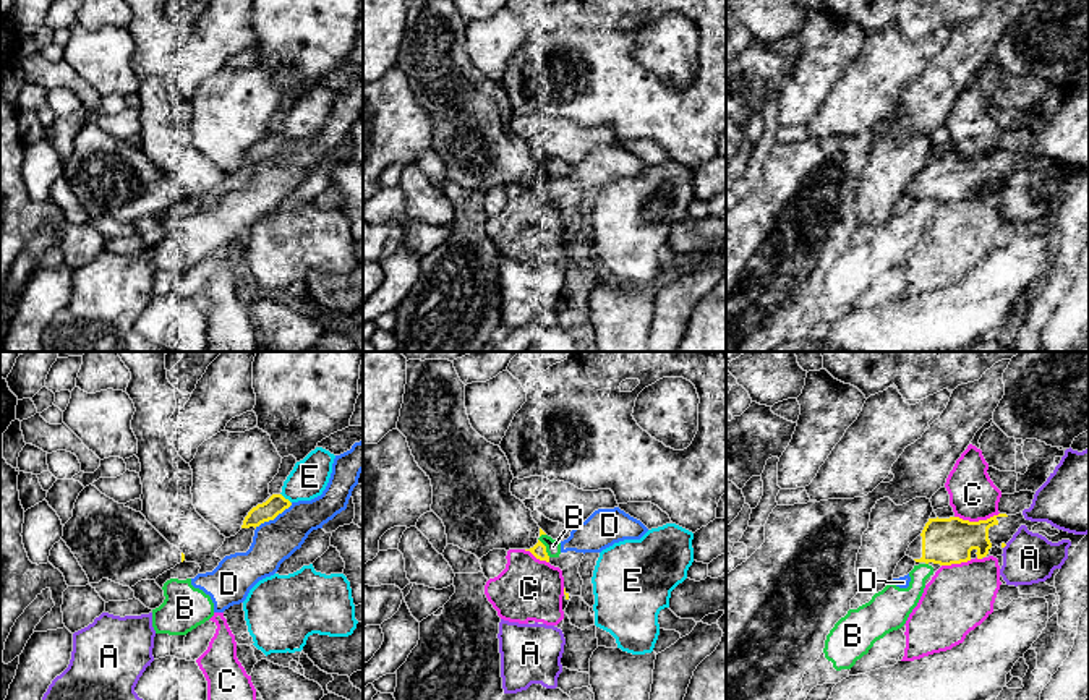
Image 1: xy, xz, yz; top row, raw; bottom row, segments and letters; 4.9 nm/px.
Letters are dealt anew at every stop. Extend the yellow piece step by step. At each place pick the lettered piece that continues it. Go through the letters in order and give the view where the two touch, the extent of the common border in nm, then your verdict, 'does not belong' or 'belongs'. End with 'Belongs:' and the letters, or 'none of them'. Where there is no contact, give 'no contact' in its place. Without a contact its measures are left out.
A: no contact | does not belong
B: xz | 130 nm | does not belong
C: yz | 220 nm | does not belong
D: xy | 220 nm | does not belong
E: xy | 80 nm | does not belong
Belongs: none of them

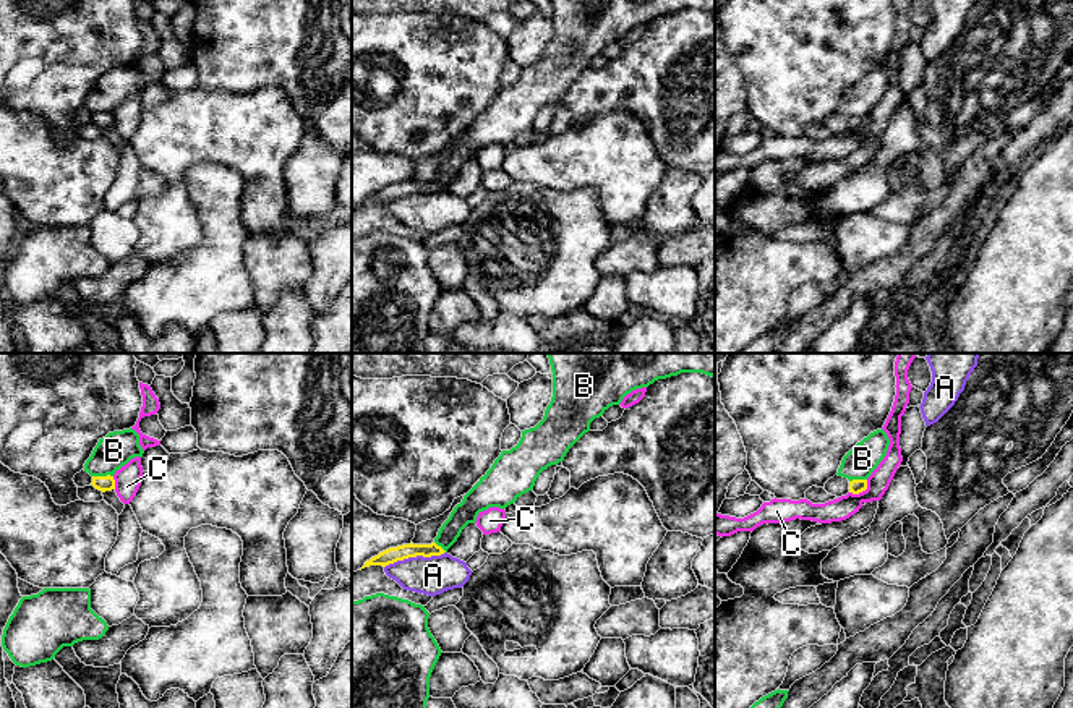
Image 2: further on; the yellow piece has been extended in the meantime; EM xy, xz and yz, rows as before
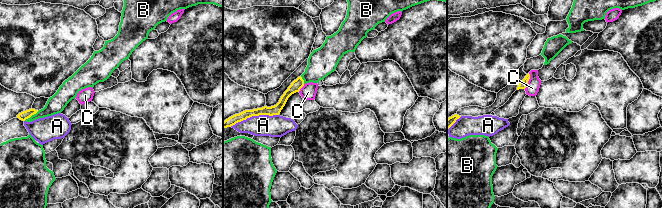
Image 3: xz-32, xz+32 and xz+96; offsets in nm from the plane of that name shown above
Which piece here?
A: xz | 320 nm | does not belong
B: xy | 100 nm | does not belong
C: yz | 120 nm | does not belong
Belongs: none of them

